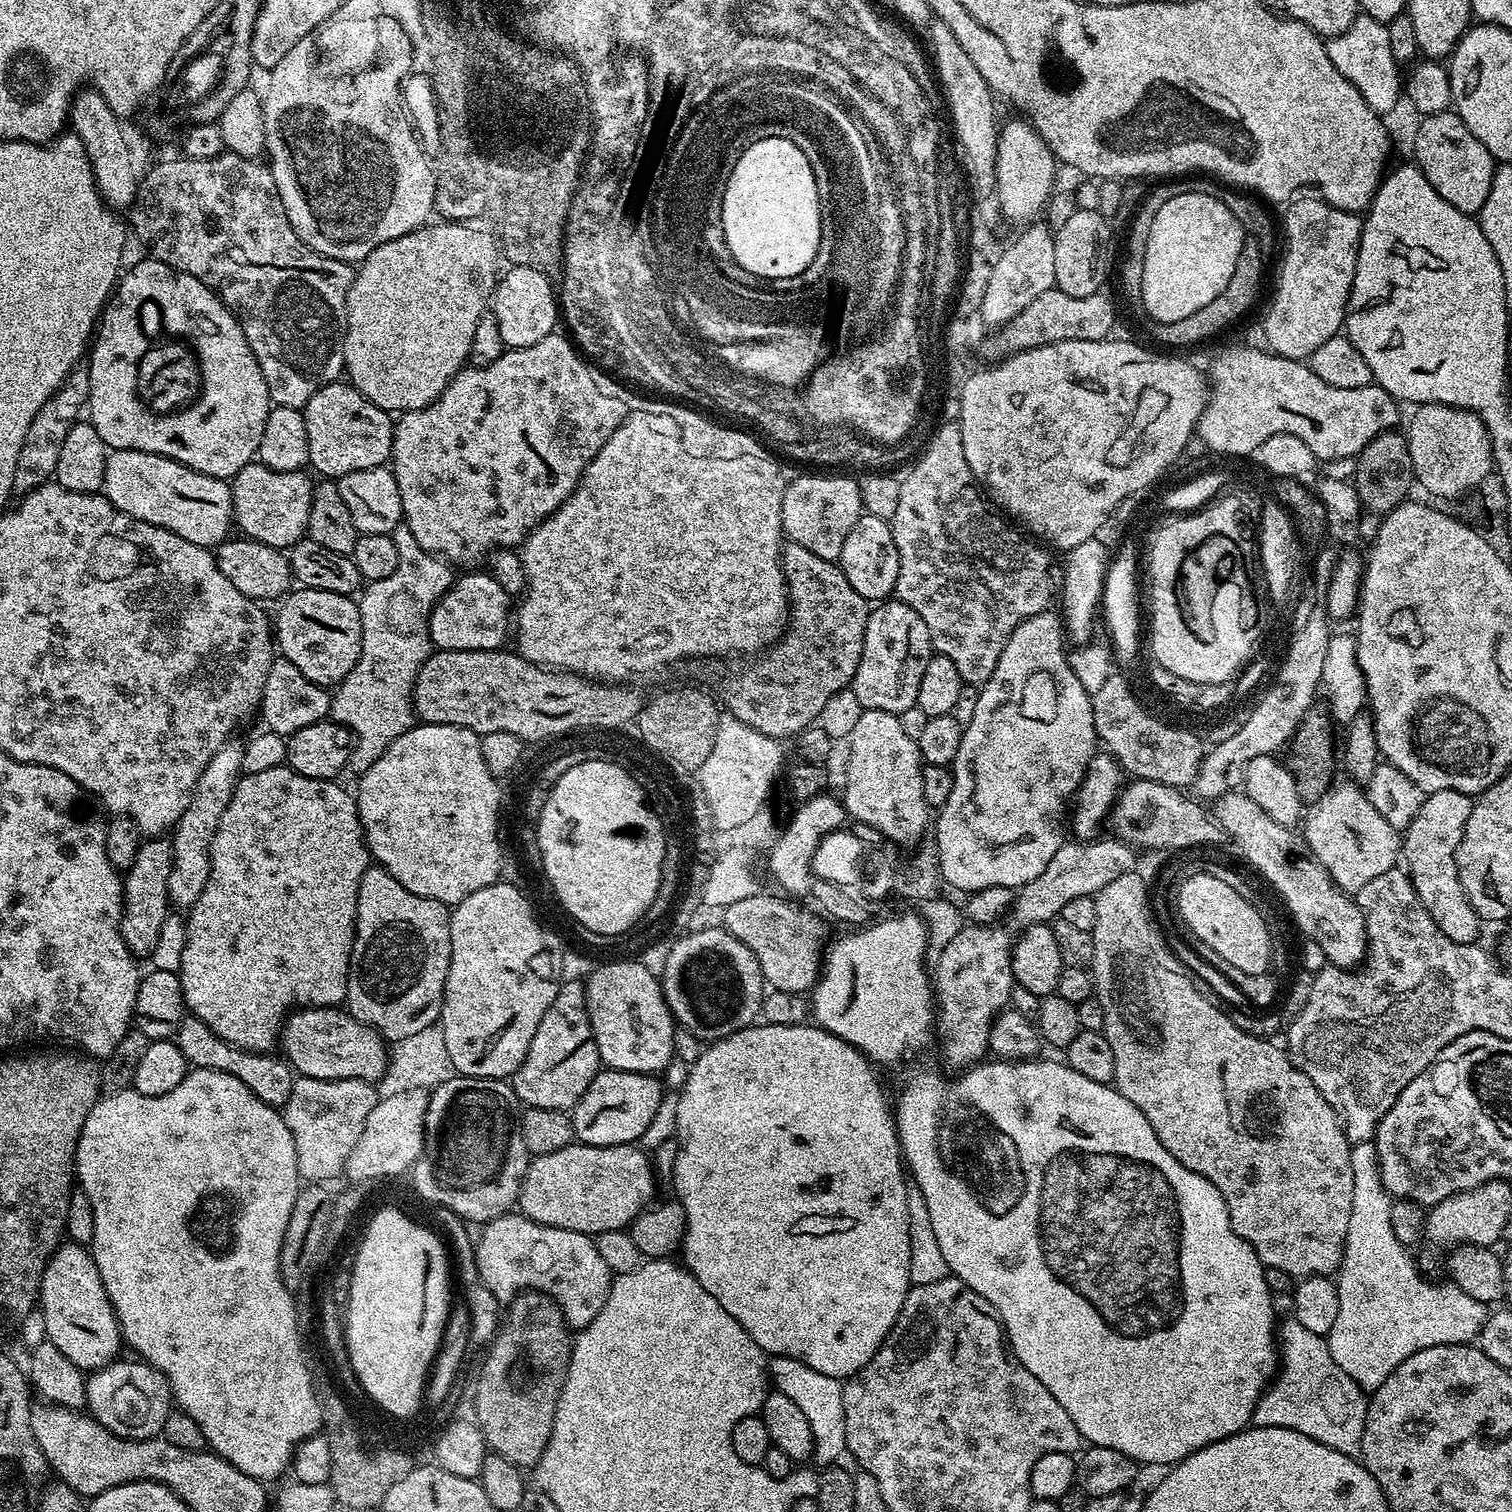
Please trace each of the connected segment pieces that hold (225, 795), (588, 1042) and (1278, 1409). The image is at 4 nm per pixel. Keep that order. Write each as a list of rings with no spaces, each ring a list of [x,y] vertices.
[[[233,738],[228,740],[214,758],[206,765],[206,770],[202,770],[202,778],[194,786],[194,794],[190,794],[186,810],[182,810],[182,818],[177,822],[174,831],[171,833],[172,841],[172,865],[170,866],[170,882],[168,883],[168,899],[173,905],[176,904],[183,910],[191,909],[194,902],[198,902],[198,894],[206,890],[206,878],[210,874],[210,858],[208,851],[212,849],[214,834],[218,830],[218,822],[222,822],[222,814],[226,806],[230,806],[230,798],[236,789],[236,782],[240,779],[242,773],[242,750],[244,749],[244,740]]]
[[[579,980],[563,981],[554,1002],[550,1002],[550,1010],[542,1014],[542,1022],[538,1022],[538,1030],[534,1030],[534,1042],[530,1042],[530,1050],[526,1050],[526,1058],[522,1066],[518,1066],[518,1070],[510,1077],[512,1089],[515,1090],[521,1105],[542,1110],[568,1112],[575,1108],[582,1094],[586,1094],[586,1086],[594,1082],[594,1078],[601,1070],[598,1046],[592,1037],[592,1027],[586,1010],[584,985]]]
[[[1293,1316],[1286,1318],[1277,1327],[1278,1371],[1256,1404],[1253,1425],[1297,1430],[1339,1453],[1353,1457],[1359,1453],[1365,1428],[1367,1393],[1334,1362],[1325,1337],[1311,1333]]]

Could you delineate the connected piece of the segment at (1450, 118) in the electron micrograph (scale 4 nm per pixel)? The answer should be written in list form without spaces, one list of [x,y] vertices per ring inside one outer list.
[[[1454,110],[1439,112],[1423,117],[1416,128],[1416,137],[1412,140],[1412,152],[1416,167],[1422,170],[1426,182],[1455,206],[1469,214],[1479,214],[1486,206],[1486,197],[1490,195],[1490,186],[1498,164],[1493,160],[1490,150],[1470,134],[1466,122]]]

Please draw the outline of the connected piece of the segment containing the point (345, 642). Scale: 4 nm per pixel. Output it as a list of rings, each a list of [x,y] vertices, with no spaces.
[[[303,586],[289,591],[279,601],[280,613],[274,616],[274,640],[283,659],[294,662],[310,682],[325,686],[335,686],[354,670],[358,654],[362,654],[362,618],[359,603],[352,596],[330,594],[326,590],[314,590]]]

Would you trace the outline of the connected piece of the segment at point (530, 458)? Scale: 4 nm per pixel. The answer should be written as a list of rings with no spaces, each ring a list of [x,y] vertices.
[[[553,334],[542,338],[542,342],[534,342],[534,346],[526,346],[525,348],[509,348],[502,353],[500,357],[494,362],[490,362],[490,366],[482,366],[481,368],[475,366],[465,366],[461,368],[460,373],[453,378],[453,380],[446,386],[446,390],[439,396],[434,403],[430,406],[426,406],[422,410],[414,410],[413,412],[405,412],[395,421],[392,430],[392,458],[390,461],[390,467],[394,478],[398,482],[398,494],[402,494],[402,510],[404,511],[403,523],[410,530],[410,534],[414,534],[414,538],[418,542],[418,546],[422,546],[422,550],[432,553],[434,556],[439,556],[448,561],[449,564],[453,566],[459,566],[461,564],[461,569],[468,570],[476,564],[479,560],[487,561],[491,557],[492,553],[496,551],[497,548],[509,548],[511,550],[516,550],[523,545],[524,539],[527,538],[536,527],[543,522],[543,520],[548,519],[558,509],[563,506],[566,502],[566,498],[571,494],[576,485],[580,483],[580,476],[586,470],[586,466],[596,455],[598,450],[602,450],[602,446],[608,441],[610,437],[614,434],[614,430],[618,430],[618,426],[626,419],[630,409],[633,407],[634,401],[632,401],[632,396],[623,388],[625,385],[621,383],[619,379],[613,378],[607,371],[601,370],[595,363],[589,362],[581,353],[575,343],[567,335],[560,336],[561,334]]]

